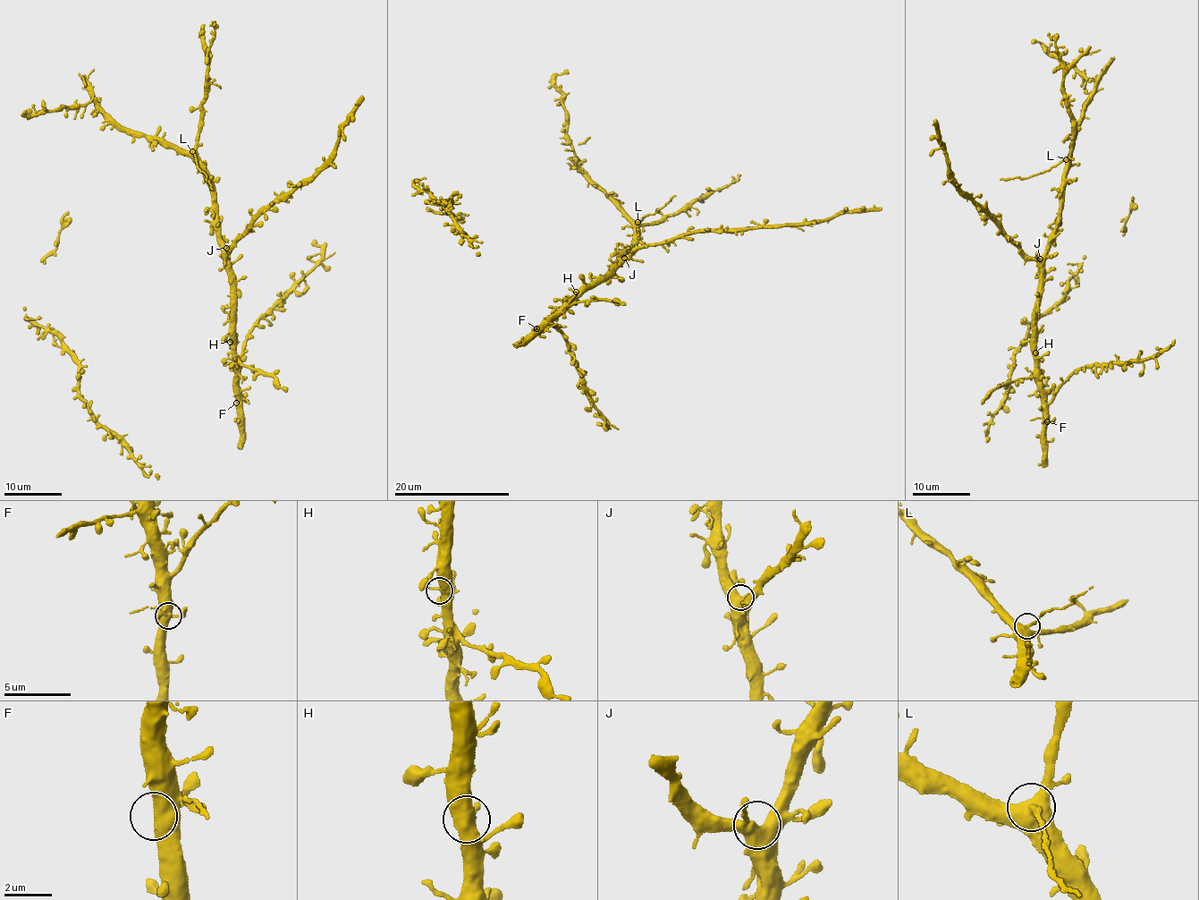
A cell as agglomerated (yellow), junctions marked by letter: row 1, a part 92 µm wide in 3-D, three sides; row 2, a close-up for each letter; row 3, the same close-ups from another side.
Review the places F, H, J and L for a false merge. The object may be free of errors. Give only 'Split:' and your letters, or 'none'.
Split: L

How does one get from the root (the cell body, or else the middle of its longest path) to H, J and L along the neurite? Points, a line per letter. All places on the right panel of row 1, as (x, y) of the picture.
H: (1036, 340), (1035, 352)
J: (1036, 340), (1036, 309), (1041, 275), (1040, 258)
L: (1036, 340), (1039, 278), (1049, 236), (1057, 223), (1066, 159)

